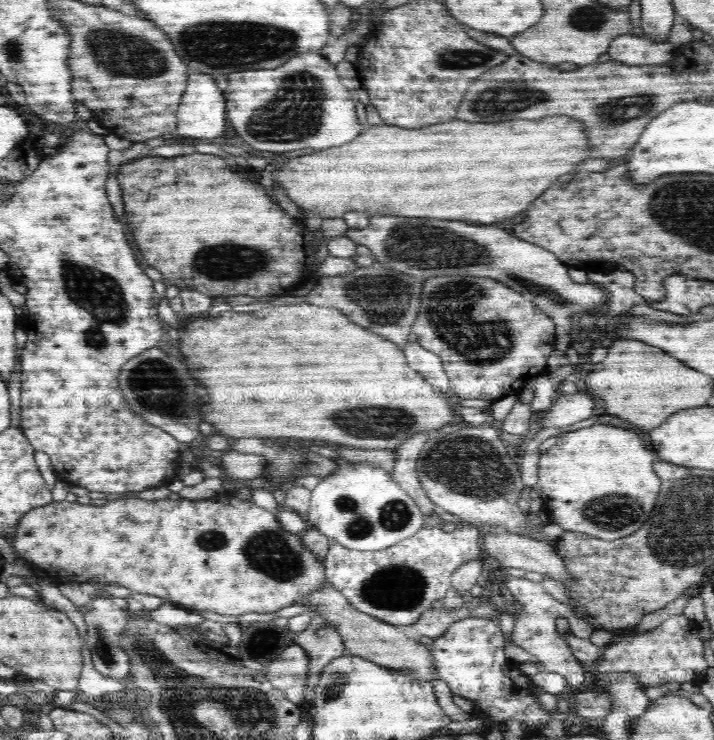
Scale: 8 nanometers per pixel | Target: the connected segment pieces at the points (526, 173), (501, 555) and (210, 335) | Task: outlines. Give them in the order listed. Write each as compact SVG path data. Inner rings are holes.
M566 116L544 118L540 122L444 122L420 130L400 126L372 126L356 140L322 152L312 152L286 162L274 178L286 196L304 208L308 214L318 214L324 220L342 218L346 212L366 212L370 216L406 216L406 218L438 218L462 220L476 224L494 224L526 210L552 182L574 170L578 162L588 158L584 126Z
M504 531L488 534L481 545L484 554L496 558L502 567L539 572L564 586L572 582L563 560L546 541Z
M306 302L294 305L276 305L265 309L258 309L251 313L237 313L235 311L225 311L222 316L214 320L204 320L198 318L194 322L188 322L182 330L180 338L180 352L182 356L194 364L190 368L194 380L200 386L200 398L202 398L202 418L204 422L212 424L220 435L235 438L271 438L271 439L293 439L297 441L308 441L315 443L333 444L338 446L354 447L366 450L396 450L400 442L406 438L422 432L422 430L445 430L449 429L452 418L458 419L455 412L456 404L452 406L446 396L436 392L430 384L424 384L424 380L412 372L412 368L406 364L404 352L398 350L392 342L386 342L384 338L376 336L373 332L352 324L349 318L340 314L338 308L328 308L327 306L312 306Z

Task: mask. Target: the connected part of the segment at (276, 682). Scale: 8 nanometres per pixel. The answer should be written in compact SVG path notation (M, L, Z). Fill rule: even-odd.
M288 646L278 658L265 666L264 673L272 686L286 693L288 700L303 706L310 661L301 646Z

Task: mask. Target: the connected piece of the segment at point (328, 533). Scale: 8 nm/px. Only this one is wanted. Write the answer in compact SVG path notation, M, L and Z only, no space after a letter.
M360 464L340 466L334 474L324 478L312 490L305 518L310 528L316 527L332 543L362 552L382 550L410 538L424 528L427 519L394 481L393 472Z

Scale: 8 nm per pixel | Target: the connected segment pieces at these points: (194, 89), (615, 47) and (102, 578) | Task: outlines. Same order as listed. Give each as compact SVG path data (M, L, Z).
M190 74L178 106L176 133L190 138L224 134L224 96L206 74Z
M626 34L612 40L608 56L629 65L666 65L676 52L674 48L676 47L670 42L656 44L651 40Z
M227 492L216 495L207 500L174 499L165 500L140 500L138 498L126 498L108 501L102 506L81 504L54 500L50 504L40 506L40 509L28 512L21 520L16 533L8 538L10 546L14 550L14 557L24 560L33 570L34 575L44 577L50 583L58 586L68 583L116 583L130 589L133 595L158 596L168 603L190 610L210 610L224 616L236 616L248 612L269 613L280 610L285 606L298 604L302 598L310 596L312 592L322 590L326 584L325 566L321 558L310 552L301 541L300 535L294 535L284 531L276 513L260 508L252 501L239 500L234 494Z

